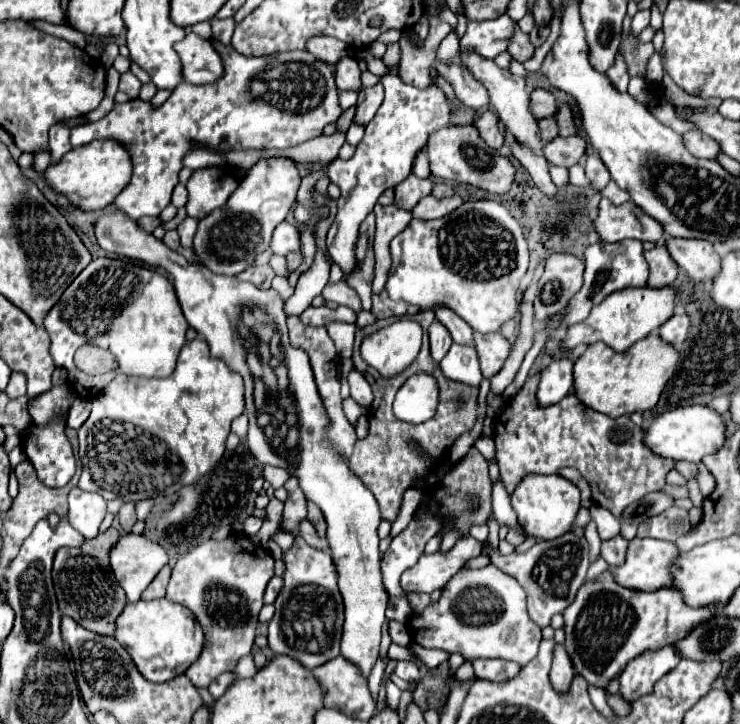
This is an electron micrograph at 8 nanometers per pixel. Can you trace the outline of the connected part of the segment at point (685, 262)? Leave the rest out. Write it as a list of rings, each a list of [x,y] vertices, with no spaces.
[[[664,238],[664,244],[674,262],[694,280],[712,280],[720,270],[720,256],[708,240],[686,240],[686,238]]]

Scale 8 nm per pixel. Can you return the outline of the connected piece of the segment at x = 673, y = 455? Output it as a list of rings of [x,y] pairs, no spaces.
[[[682,406],[670,412],[664,412],[652,420],[648,430],[644,432],[644,444],[662,458],[670,458],[674,462],[688,460],[700,462],[704,456],[716,452],[724,444],[724,420],[718,412],[708,406]]]

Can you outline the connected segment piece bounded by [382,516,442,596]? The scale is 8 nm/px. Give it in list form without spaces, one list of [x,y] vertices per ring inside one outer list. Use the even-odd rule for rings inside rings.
[[[412,520],[406,530],[402,530],[382,556],[382,576],[384,576],[384,586],[390,596],[400,594],[400,574],[414,566],[416,560],[420,558],[420,552],[424,552],[426,542],[440,532],[442,522],[432,520]]]

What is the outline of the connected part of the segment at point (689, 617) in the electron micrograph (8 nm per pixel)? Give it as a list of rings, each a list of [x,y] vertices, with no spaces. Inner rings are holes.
[[[608,570],[598,580],[586,582],[578,590],[576,600],[564,610],[564,646],[580,676],[584,676],[590,686],[606,688],[630,660],[648,650],[658,650],[678,642],[720,610],[716,606],[688,608],[680,592],[674,588],[640,592],[622,588],[612,578],[614,576]]]

